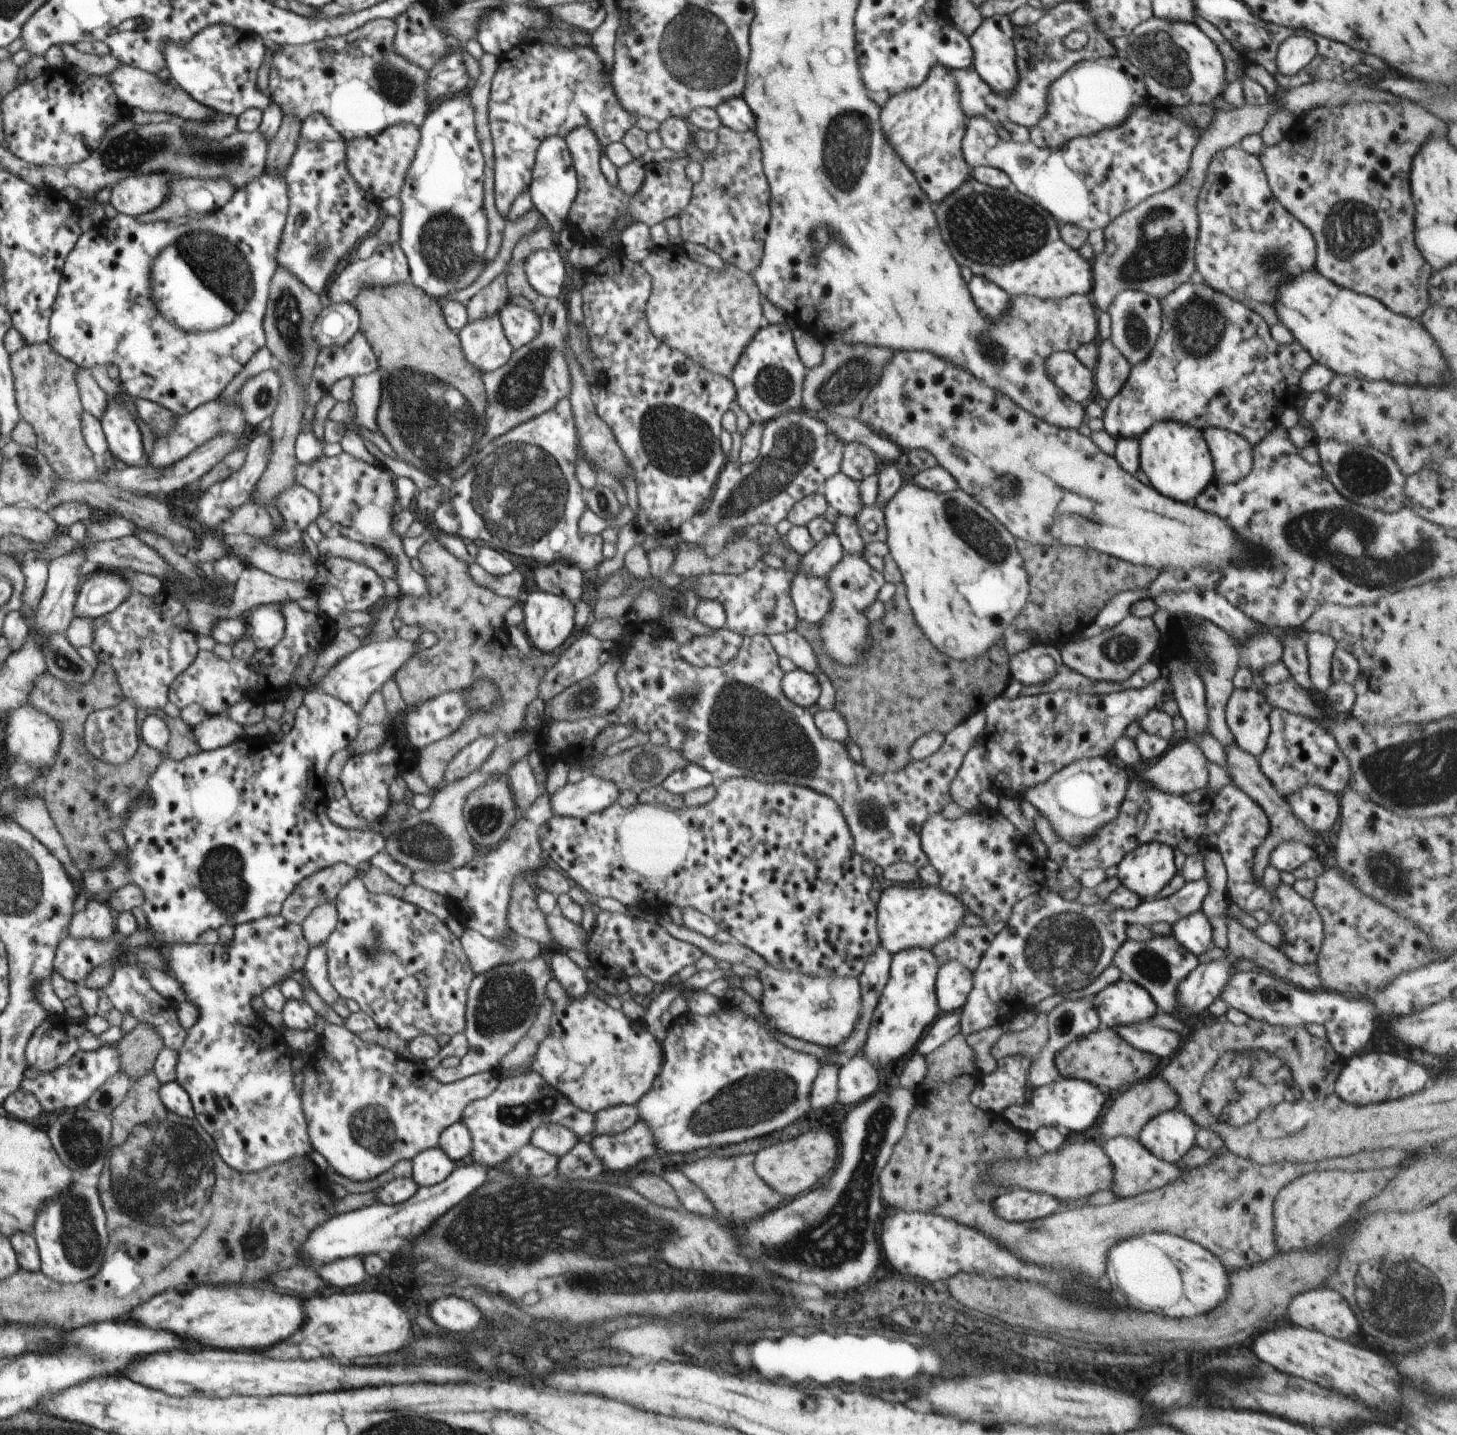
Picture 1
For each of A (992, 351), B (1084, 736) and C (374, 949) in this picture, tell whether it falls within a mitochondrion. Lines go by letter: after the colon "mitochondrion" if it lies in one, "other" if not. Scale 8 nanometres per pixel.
A: mitochondrion
B: other
C: mitochondrion

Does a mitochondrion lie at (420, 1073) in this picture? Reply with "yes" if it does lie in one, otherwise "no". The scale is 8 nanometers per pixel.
no

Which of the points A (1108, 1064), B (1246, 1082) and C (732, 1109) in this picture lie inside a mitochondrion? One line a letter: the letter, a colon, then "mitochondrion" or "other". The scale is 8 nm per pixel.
A: other
B: mitochondrion
C: mitochondrion

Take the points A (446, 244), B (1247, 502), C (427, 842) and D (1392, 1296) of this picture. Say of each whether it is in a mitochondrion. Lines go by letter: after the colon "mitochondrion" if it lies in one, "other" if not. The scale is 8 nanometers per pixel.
A: mitochondrion
B: other
C: mitochondrion
D: mitochondrion

